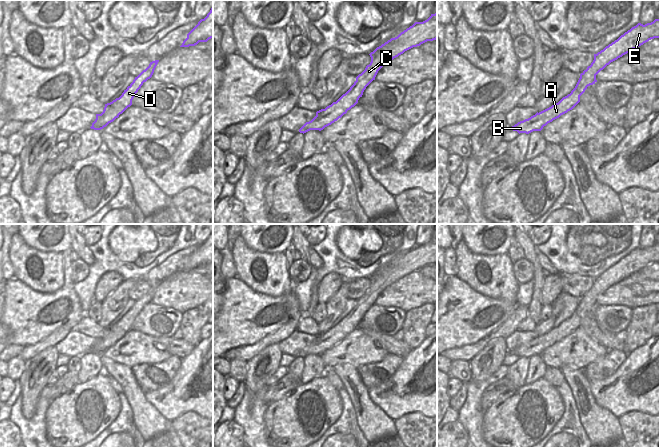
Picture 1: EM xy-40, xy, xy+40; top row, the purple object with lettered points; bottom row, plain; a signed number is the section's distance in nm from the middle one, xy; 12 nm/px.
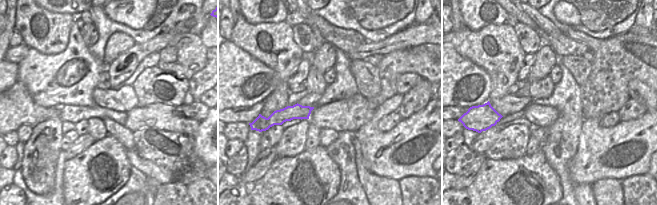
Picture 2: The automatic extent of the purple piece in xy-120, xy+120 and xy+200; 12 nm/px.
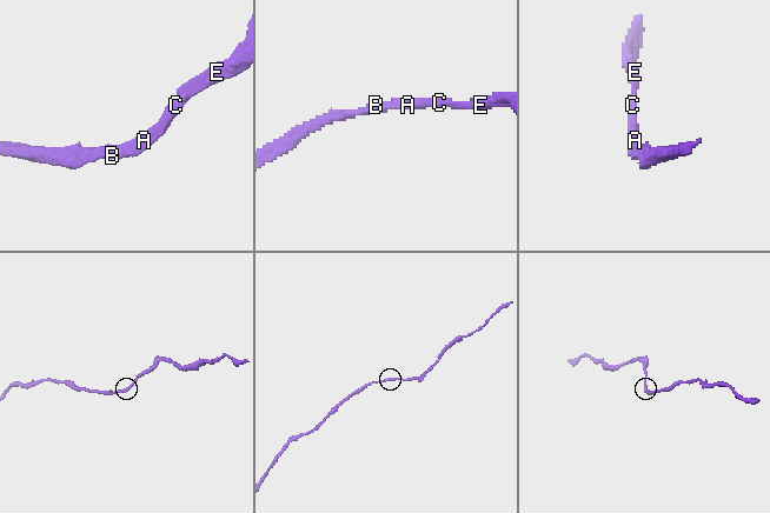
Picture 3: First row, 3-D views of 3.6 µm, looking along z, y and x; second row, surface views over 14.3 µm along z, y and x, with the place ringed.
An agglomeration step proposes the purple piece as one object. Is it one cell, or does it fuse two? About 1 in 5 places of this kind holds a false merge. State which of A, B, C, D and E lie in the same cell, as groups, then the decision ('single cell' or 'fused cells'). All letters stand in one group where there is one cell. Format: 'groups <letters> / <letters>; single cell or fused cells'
groups A B C D E; single cell

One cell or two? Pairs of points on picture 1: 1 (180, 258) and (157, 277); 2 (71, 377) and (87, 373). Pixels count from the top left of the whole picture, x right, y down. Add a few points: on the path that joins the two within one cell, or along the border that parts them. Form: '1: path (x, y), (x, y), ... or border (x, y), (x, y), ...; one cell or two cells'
1: path (174, 263), (163, 271); one cell
2: border (77, 372), (79, 382); two cells

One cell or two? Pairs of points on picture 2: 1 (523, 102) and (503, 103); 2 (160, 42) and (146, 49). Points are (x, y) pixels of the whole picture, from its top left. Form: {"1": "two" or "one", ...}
{"1": "one", "2": "one"}

